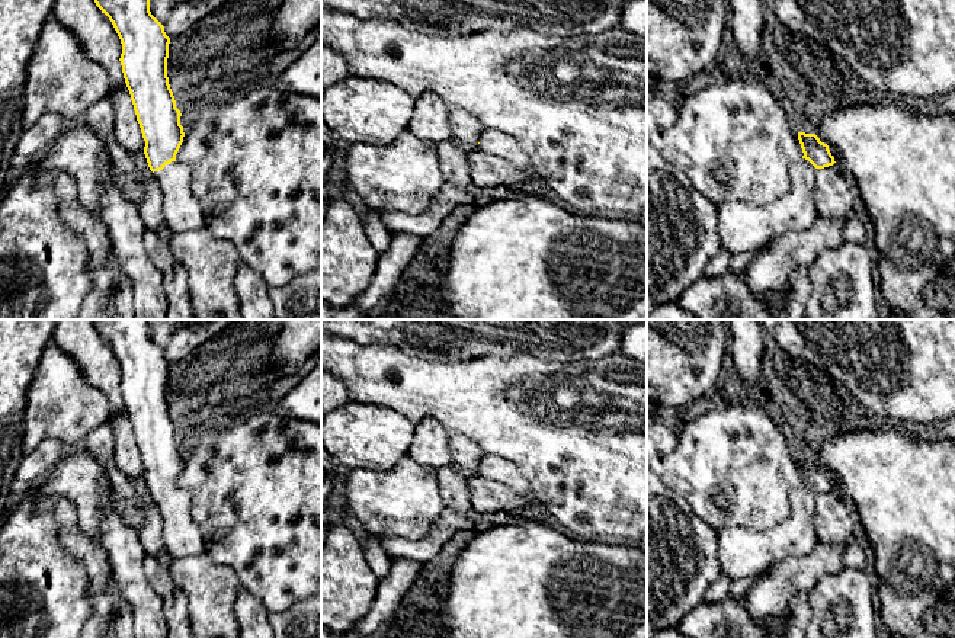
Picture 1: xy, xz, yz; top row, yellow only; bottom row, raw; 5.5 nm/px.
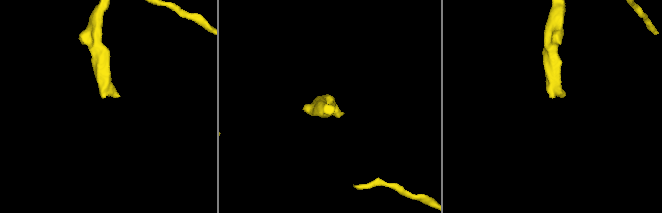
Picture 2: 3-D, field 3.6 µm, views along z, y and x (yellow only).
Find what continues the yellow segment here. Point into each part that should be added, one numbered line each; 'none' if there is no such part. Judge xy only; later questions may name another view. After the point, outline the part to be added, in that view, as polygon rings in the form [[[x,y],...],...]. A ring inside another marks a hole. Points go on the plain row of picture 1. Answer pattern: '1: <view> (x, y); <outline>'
1: xy (180, 535); [[[176,485],[153,500],[163,516],[163,545],[170,557],[204,552],[201,530],[190,516],[192,491]]]

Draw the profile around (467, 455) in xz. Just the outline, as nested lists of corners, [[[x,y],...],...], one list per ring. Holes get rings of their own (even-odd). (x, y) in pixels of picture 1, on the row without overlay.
[[[462,435],[451,436],[449,453],[452,458],[452,464],[468,474],[477,472],[481,459],[484,458],[480,446]]]

